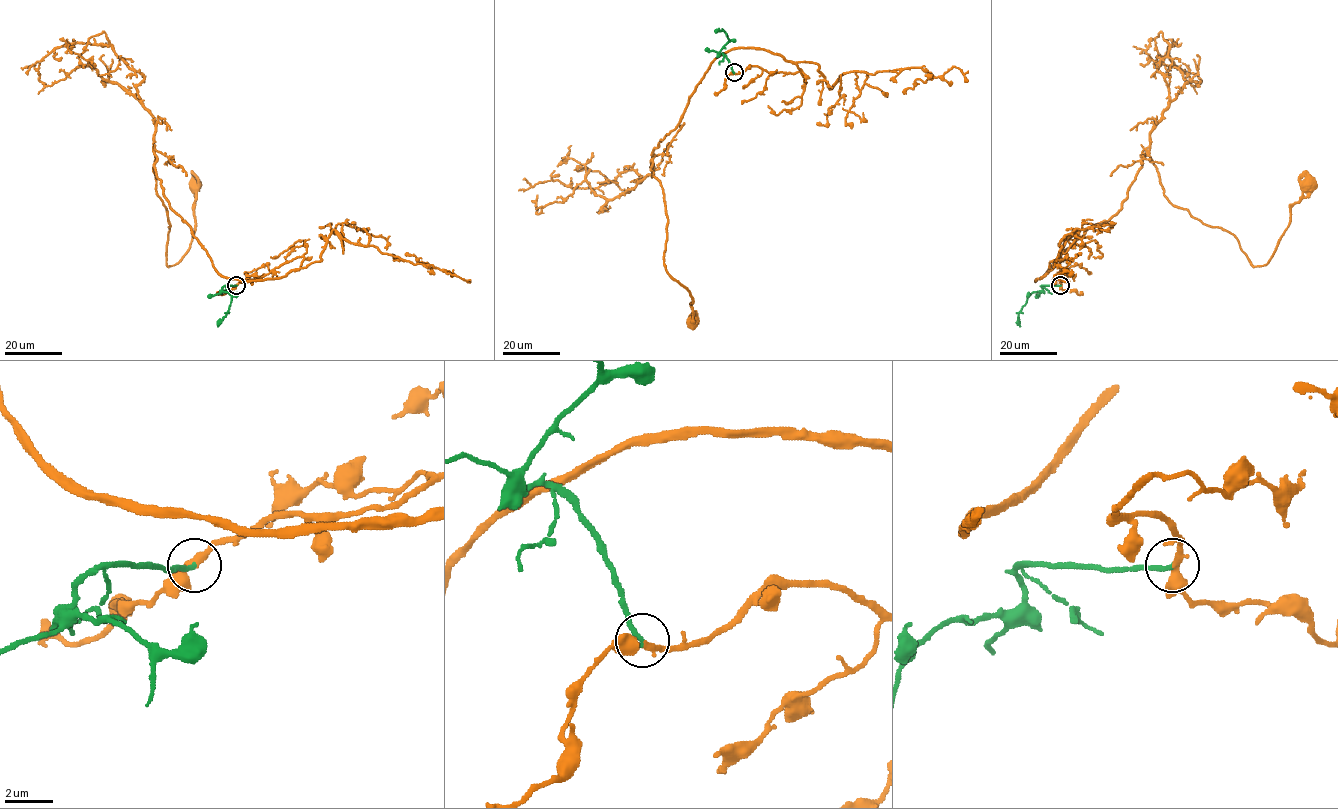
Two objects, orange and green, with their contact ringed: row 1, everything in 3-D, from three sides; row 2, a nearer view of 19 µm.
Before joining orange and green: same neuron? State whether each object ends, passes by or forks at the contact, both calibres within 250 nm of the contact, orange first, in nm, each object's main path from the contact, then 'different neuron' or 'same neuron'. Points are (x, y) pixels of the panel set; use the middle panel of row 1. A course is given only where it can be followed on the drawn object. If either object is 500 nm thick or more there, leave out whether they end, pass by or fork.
orange passes by | green ends | 260/200 nm | orange via (734, 72), (801, 71), (763, 49), (720, 54), (652, 154), (667, 217), (664, 264), (690, 292), (691, 321) | green via (734, 72), (729, 61), (719, 54), (728, 38), (723, 30), (715, 33) | same neuron

